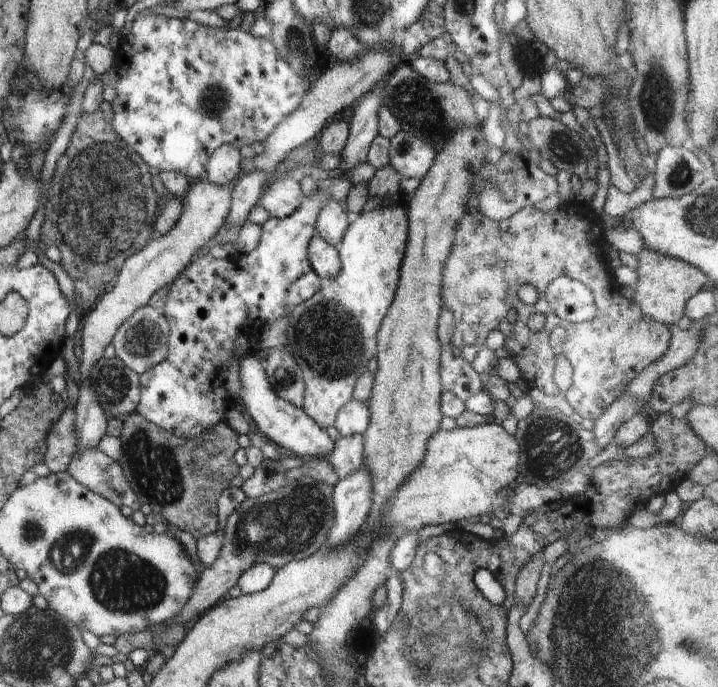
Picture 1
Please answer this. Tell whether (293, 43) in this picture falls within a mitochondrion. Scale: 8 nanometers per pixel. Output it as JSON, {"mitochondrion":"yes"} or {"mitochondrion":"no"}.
{"mitochondrion":"yes"}

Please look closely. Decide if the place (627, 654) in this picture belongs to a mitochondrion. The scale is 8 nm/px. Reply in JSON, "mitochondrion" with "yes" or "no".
{"mitochondrion":"yes"}

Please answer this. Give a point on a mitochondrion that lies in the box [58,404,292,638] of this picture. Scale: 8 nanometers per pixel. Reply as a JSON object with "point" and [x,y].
{"point":[149,464]}

